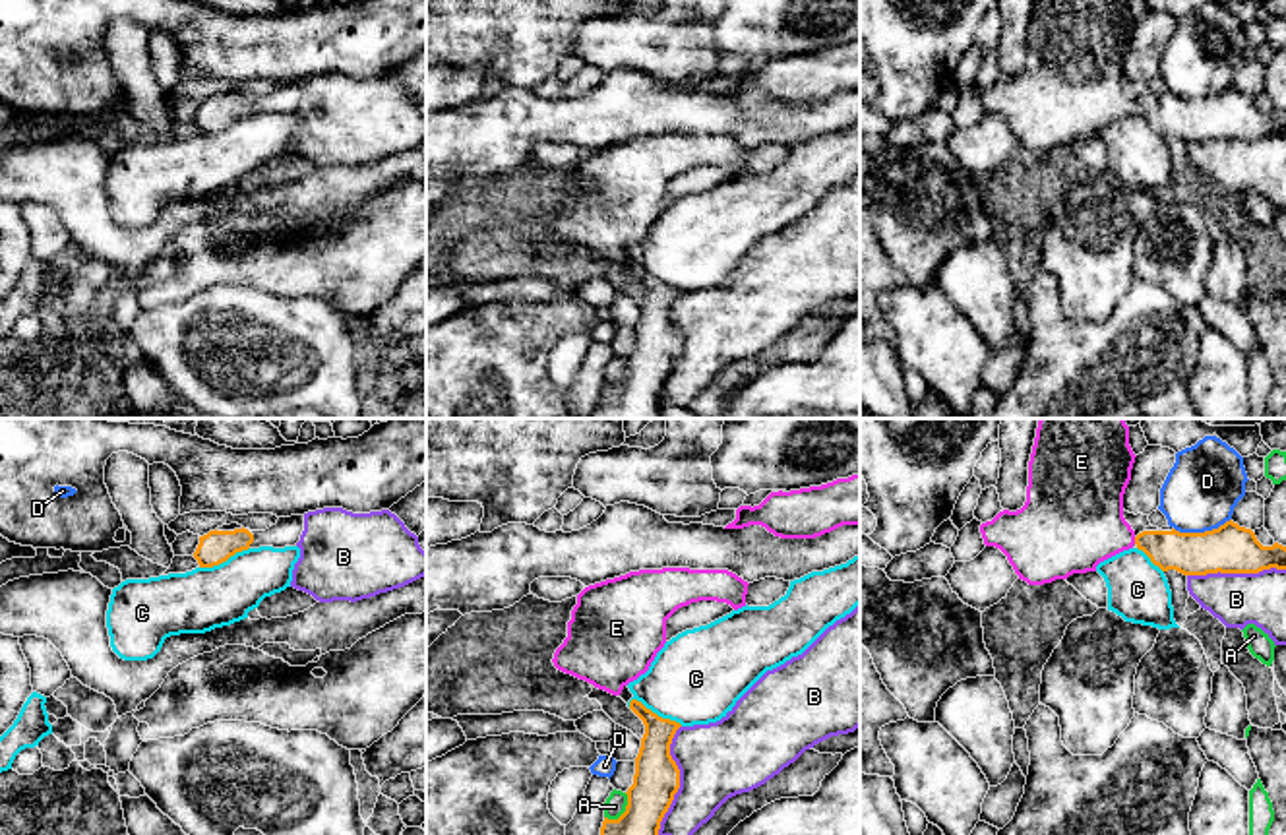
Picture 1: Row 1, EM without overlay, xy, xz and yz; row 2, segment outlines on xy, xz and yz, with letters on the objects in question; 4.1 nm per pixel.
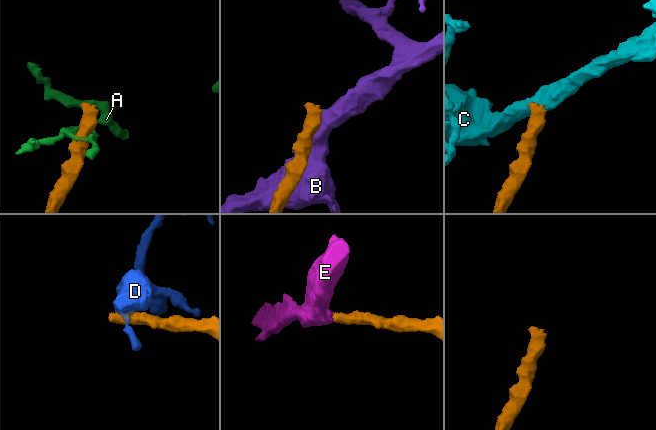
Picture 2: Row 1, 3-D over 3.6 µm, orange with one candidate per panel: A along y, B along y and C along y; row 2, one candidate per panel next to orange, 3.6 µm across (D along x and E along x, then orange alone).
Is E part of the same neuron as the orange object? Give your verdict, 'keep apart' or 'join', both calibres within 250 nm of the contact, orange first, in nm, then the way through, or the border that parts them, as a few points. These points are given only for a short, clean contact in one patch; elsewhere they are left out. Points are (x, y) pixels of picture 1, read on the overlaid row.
join; calibres 180 and 380 nm; way yz (1188, 553), (1135, 541), (1079, 522)

